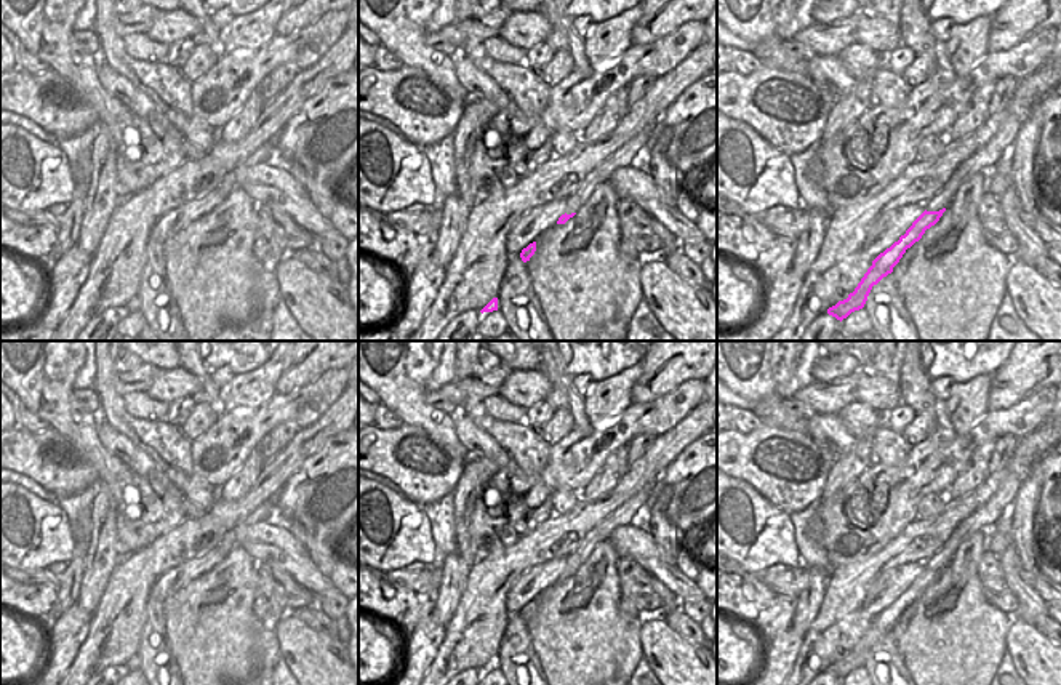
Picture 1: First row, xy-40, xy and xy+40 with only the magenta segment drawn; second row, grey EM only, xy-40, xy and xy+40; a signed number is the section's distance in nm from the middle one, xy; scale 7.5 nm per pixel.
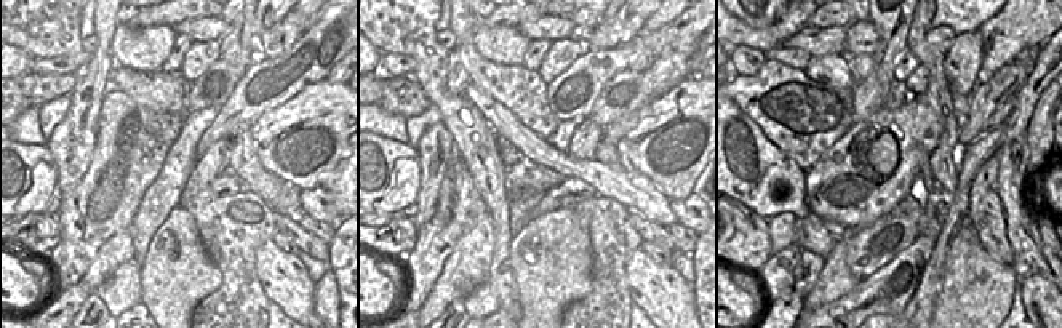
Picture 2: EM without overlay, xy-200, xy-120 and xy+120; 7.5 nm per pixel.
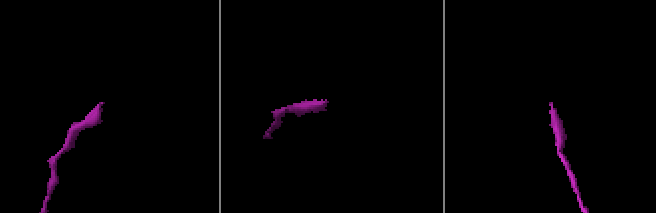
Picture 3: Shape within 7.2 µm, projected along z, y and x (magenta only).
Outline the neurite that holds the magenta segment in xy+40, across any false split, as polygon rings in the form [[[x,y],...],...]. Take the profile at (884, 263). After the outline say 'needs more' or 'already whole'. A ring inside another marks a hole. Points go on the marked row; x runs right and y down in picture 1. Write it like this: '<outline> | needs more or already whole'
[[[1007,118],[1000,130],[983,147],[962,162],[943,189],[925,202],[925,211],[912,222],[906,234],[872,261],[872,266],[867,269],[855,291],[850,293],[847,299],[829,307],[827,314],[842,322],[851,312],[863,309],[872,286],[891,274],[906,250],[919,242],[925,230],[939,221],[943,213],[951,206],[957,189],[976,171],[995,168],[1002,155],[1013,146],[1021,126],[1021,118]]] | needs more

